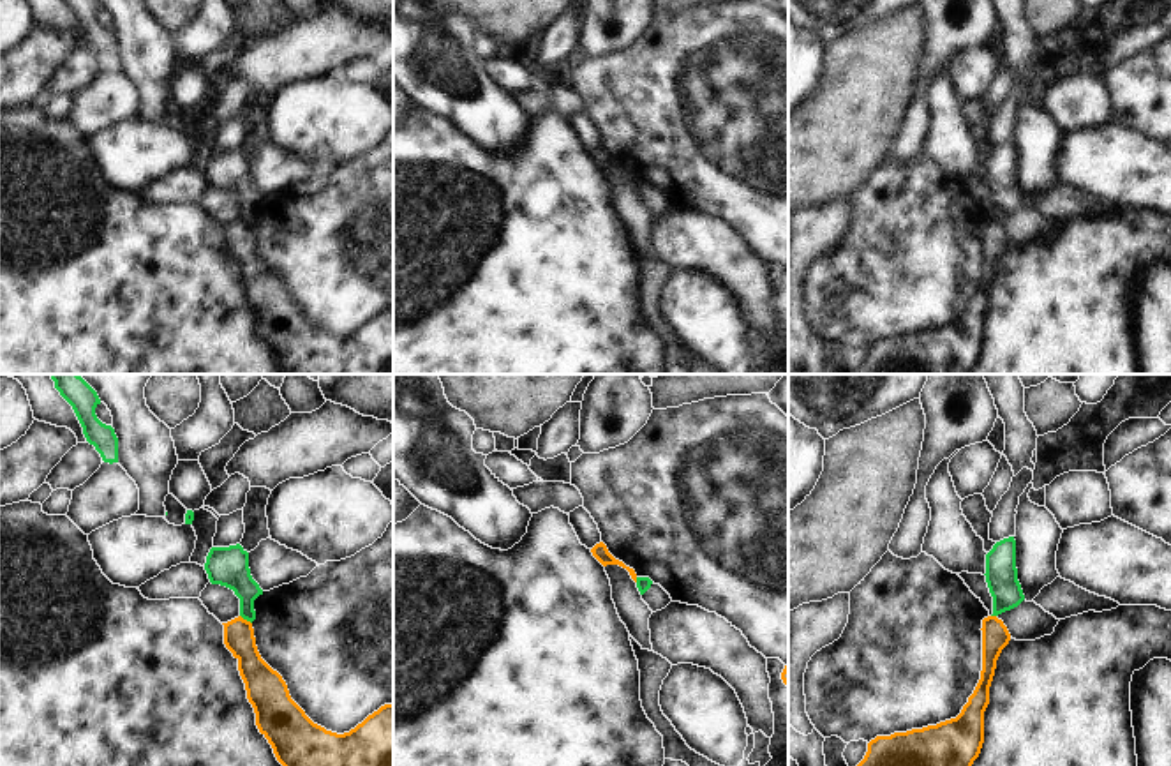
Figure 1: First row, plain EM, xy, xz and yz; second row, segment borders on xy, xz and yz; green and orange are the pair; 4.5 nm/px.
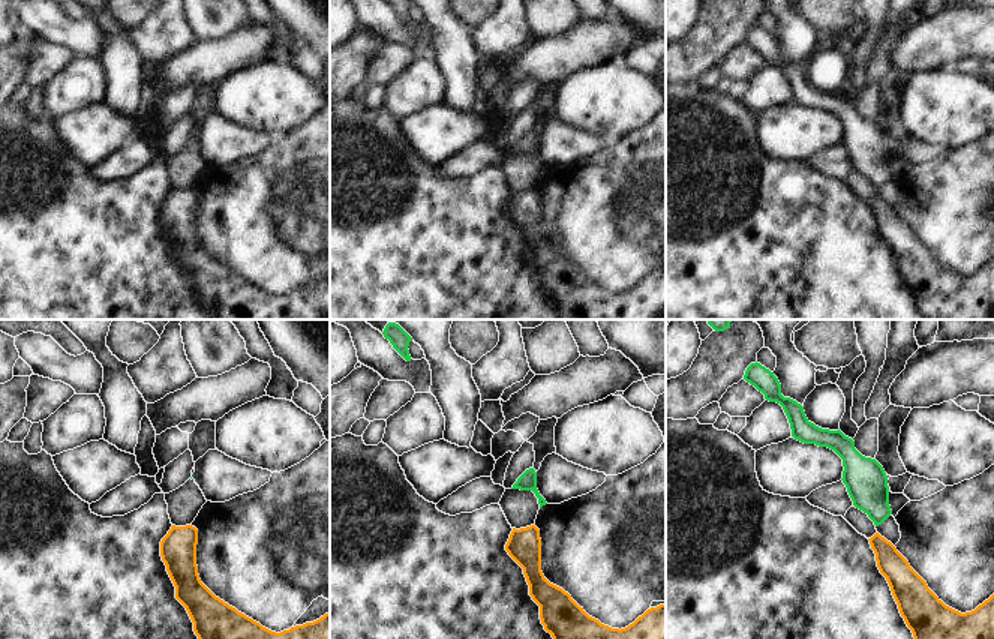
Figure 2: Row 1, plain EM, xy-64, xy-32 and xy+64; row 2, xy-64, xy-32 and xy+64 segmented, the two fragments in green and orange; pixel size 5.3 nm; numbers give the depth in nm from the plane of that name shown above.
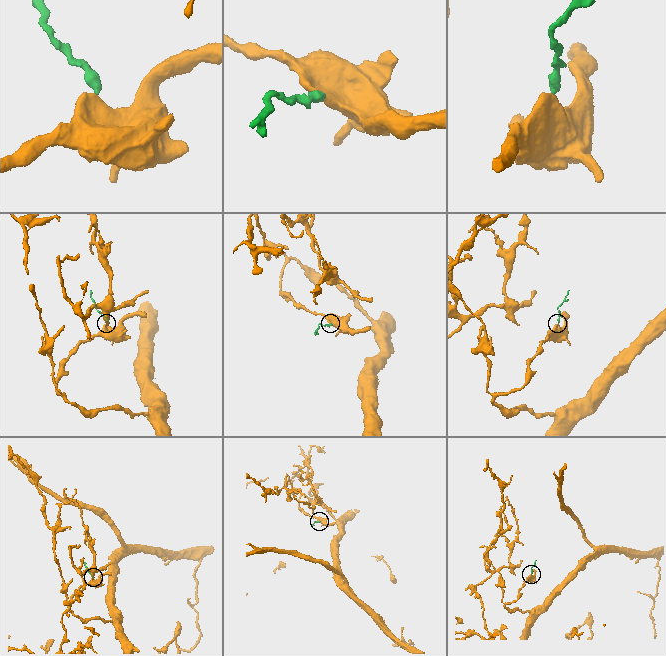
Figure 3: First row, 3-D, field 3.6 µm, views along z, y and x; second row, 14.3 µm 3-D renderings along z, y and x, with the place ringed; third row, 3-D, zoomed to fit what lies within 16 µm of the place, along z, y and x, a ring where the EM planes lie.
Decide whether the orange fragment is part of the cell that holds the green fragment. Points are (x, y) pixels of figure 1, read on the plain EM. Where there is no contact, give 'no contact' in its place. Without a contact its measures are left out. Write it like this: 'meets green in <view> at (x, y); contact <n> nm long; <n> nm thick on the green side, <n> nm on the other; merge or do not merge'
meets green in xy at (246, 223); contact 70 nm long; 180 nm thick on the green side, 140 nm on the other; do not merge

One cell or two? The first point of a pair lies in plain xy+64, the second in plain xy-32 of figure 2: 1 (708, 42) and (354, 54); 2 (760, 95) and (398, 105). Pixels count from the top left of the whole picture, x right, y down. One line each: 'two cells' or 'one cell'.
1: one cell
2: one cell

